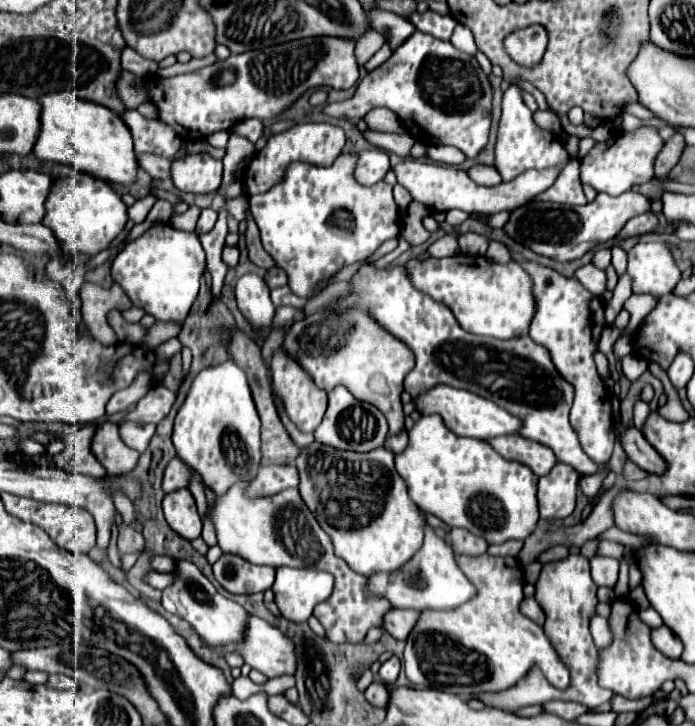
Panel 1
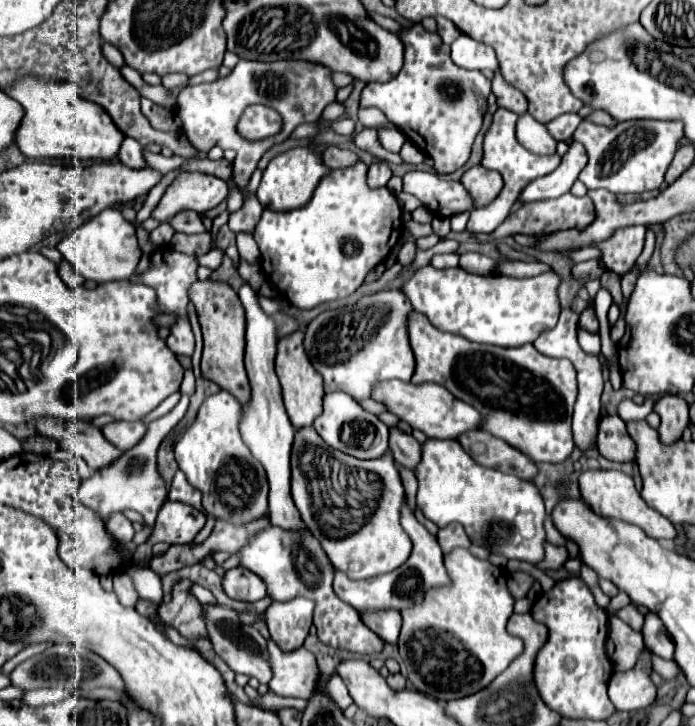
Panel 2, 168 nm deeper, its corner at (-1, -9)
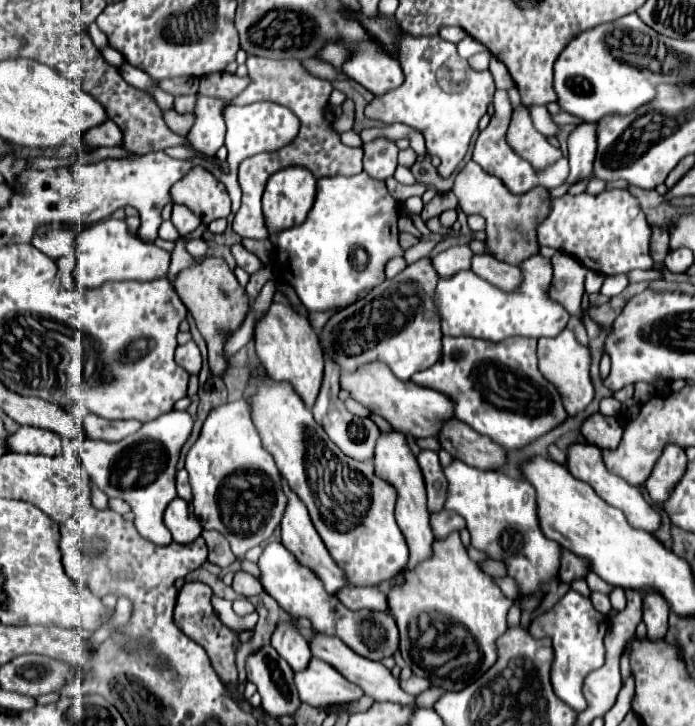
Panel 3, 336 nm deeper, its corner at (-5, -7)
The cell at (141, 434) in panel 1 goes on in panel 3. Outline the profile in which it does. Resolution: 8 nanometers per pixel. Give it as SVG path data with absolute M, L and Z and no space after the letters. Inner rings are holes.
M87 414L83 418L83 428L89 438L93 440L107 440L107 442L119 442L127 434L133 434L141 428L135 420L105 420L95 414Z

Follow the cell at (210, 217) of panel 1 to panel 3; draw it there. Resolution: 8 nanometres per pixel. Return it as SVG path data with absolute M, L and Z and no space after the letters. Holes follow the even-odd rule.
M175 204L175 206L173 206L171 222L173 222L173 226L177 228L177 232L179 232L181 236L191 234L191 232L201 224L199 218L197 218L187 206L183 206L183 204Z

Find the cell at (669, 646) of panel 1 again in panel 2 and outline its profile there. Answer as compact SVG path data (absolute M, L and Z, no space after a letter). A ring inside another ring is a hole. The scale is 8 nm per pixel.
M649 612L645 616L645 624L643 624L643 638L645 638L645 646L655 654L661 656L663 660L673 660L675 654L675 644L669 638L669 634L663 628L663 622L659 620L659 616L655 616L653 612Z

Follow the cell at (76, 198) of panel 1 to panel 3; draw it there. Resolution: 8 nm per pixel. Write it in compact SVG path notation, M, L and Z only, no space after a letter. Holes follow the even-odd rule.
M107 218L103 222L91 224L77 234L75 244L77 244L77 266L73 276L77 290L99 288L105 282L119 282L119 280L149 282L167 276L169 270L171 252L161 250L153 244L143 244L141 240L133 238L123 220Z

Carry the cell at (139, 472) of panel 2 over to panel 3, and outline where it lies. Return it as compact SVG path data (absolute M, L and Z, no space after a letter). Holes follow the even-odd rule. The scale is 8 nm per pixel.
M169 412L143 424L135 434L119 442L85 440L81 448L81 462L91 480L109 498L123 498L135 514L137 532L153 544L169 544L171 532L163 524L163 512L167 504L177 496L175 492L175 468L179 452L187 442L193 428L193 420L187 412Z

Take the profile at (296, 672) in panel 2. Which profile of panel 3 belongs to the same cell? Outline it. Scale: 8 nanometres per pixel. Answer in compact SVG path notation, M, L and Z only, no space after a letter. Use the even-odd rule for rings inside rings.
M313 658L307 670L295 674L295 684L299 696L305 704L321 708L331 704L349 704L357 702L363 696L363 690L349 680L345 680L333 666Z

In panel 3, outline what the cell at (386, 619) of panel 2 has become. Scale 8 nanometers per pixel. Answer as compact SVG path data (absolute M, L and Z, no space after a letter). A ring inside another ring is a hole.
M345 586L335 594L343 606L349 610L361 610L361 608L371 608L371 610L387 610L387 596L379 588L355 588L355 586Z

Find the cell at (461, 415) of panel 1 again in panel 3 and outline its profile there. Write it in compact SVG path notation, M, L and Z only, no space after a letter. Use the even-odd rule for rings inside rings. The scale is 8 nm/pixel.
M369 362L351 374L341 374L341 390L349 392L349 398L363 404L371 414L385 418L395 430L411 434L415 438L435 436L441 422L453 418L453 402L435 390L417 386L411 380L399 380L383 362Z

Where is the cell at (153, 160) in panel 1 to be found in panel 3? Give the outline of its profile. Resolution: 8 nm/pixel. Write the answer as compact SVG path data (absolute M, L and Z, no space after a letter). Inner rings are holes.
M107 120L107 122L103 122L103 124L99 124L99 126L91 128L91 130L87 130L87 134L83 136L83 140L85 140L85 144L97 146L97 148L99 146L119 146L121 140L123 140L123 134L115 126L115 122Z

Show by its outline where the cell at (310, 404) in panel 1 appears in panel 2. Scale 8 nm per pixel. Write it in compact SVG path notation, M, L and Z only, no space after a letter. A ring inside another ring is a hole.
M293 332L291 336L285 336L277 344L277 358L275 358L275 372L281 384L283 402L289 414L289 420L295 428L307 428L313 426L315 418L323 412L323 382L321 376L315 372L311 362L307 360L305 348L303 348L303 332Z

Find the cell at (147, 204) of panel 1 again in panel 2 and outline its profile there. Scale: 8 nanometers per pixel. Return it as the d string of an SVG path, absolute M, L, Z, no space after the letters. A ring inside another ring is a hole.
M181 172L167 186L163 198L151 212L151 218L165 222L181 210L207 212L227 196L227 182L203 172Z

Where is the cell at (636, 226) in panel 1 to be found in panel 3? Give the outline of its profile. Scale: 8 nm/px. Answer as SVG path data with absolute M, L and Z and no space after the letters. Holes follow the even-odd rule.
M603 190L597 196L591 194L563 194L553 198L549 216L539 224L539 244L555 248L559 252L575 256L585 268L603 276L629 274L635 268L649 270L653 260L649 254L651 226L639 206L639 200L629 190Z

